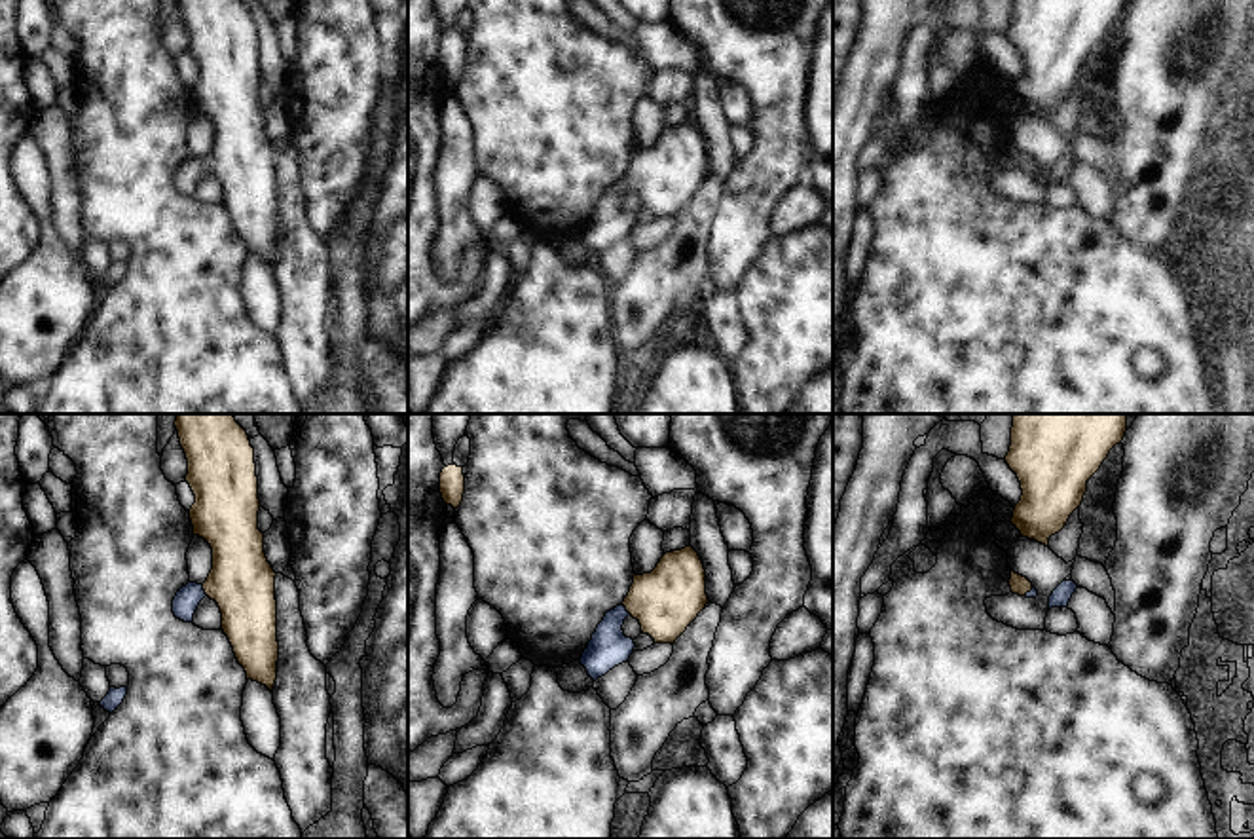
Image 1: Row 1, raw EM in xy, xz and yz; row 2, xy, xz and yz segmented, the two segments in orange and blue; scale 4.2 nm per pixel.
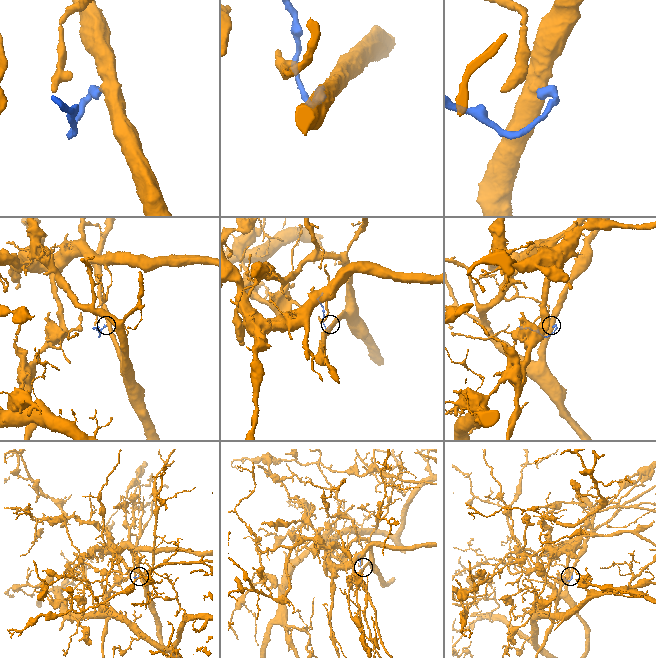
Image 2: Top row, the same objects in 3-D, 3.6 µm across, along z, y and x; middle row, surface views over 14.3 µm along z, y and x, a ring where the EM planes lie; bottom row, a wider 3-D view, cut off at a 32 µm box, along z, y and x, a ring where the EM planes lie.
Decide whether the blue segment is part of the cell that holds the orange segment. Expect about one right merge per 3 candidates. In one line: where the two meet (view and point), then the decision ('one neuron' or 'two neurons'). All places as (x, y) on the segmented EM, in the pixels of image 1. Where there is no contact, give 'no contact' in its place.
meets orange in xy at (203, 589); one neuron

